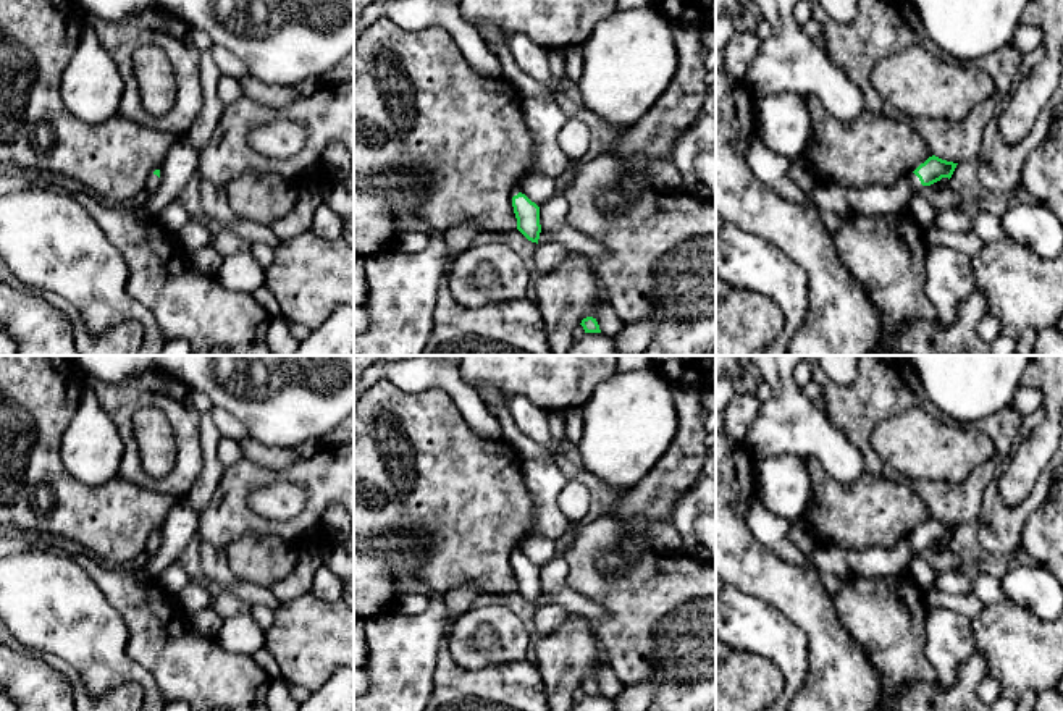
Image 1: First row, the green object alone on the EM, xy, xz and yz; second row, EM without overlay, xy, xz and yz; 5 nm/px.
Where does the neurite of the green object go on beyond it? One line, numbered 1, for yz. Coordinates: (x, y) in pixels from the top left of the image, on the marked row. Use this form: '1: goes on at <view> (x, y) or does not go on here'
1: goes on at yz (879, 199)

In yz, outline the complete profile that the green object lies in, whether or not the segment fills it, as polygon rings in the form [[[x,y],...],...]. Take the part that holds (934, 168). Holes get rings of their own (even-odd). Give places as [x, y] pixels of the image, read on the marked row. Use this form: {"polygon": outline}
{"polygon": [[[935,155],[921,163],[910,176],[893,184],[847,187],[835,183],[816,184],[809,192],[819,212],[832,212],[842,218],[855,215],[901,215],[911,196],[922,186],[952,178],[958,163]]]}

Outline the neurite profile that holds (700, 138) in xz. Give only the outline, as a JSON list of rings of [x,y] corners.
[[[700,115],[700,118],[683,131],[674,142],[670,160],[683,176],[682,191],[690,194],[701,183],[693,165],[698,155],[716,147],[716,118]]]

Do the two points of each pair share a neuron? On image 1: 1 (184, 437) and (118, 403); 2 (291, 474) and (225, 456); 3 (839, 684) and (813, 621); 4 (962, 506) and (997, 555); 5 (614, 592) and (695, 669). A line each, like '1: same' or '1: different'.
1: same
2: different
3: same
4: different
5: same

